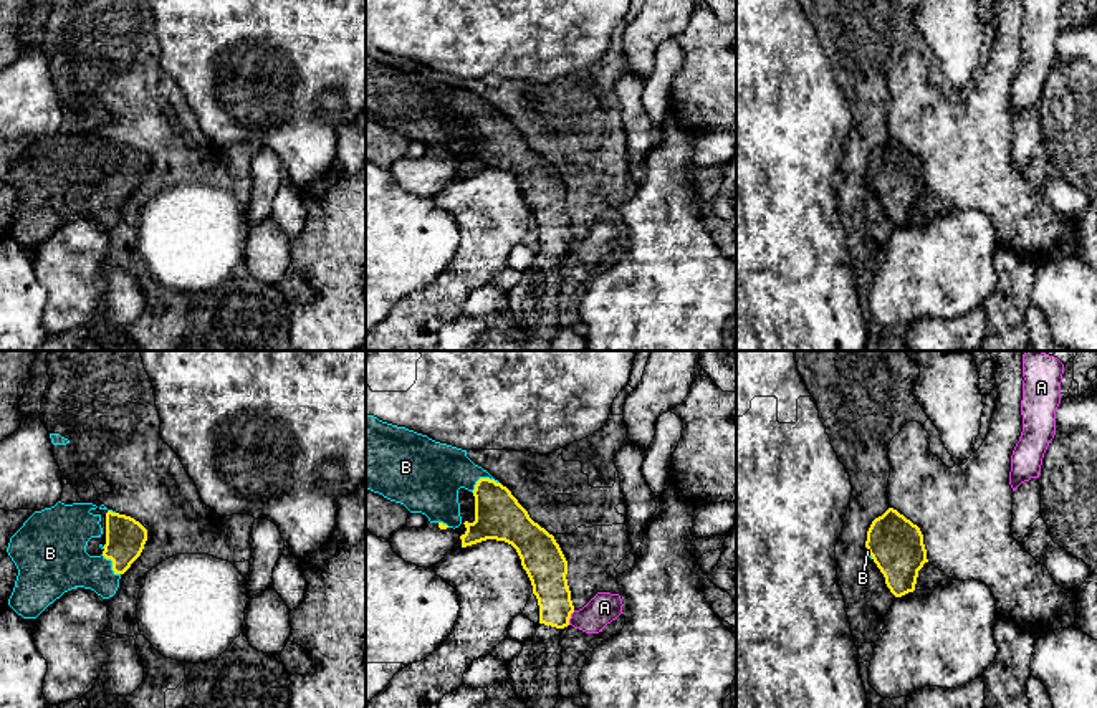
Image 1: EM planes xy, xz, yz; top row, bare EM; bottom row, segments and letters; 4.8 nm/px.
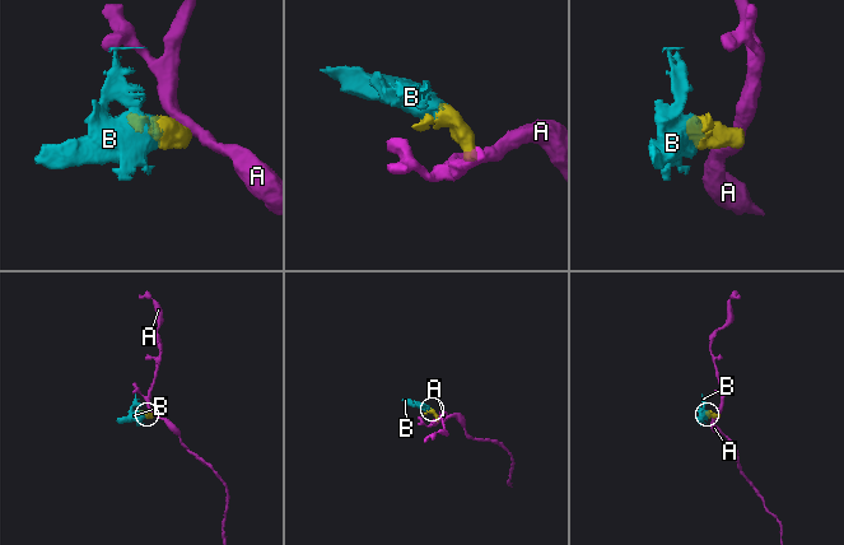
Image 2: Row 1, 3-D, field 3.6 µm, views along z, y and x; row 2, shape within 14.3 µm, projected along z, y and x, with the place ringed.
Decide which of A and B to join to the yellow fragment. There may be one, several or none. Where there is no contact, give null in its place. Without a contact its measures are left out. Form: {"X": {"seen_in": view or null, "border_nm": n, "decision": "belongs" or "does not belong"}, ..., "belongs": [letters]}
{"A": {"seen_in": "xz", "border_nm": 80, "decision": "does not belong"}, "B": {"seen_in": "xz", "border_nm": 140, "decision": "belongs"}, "belongs": ["B"]}

